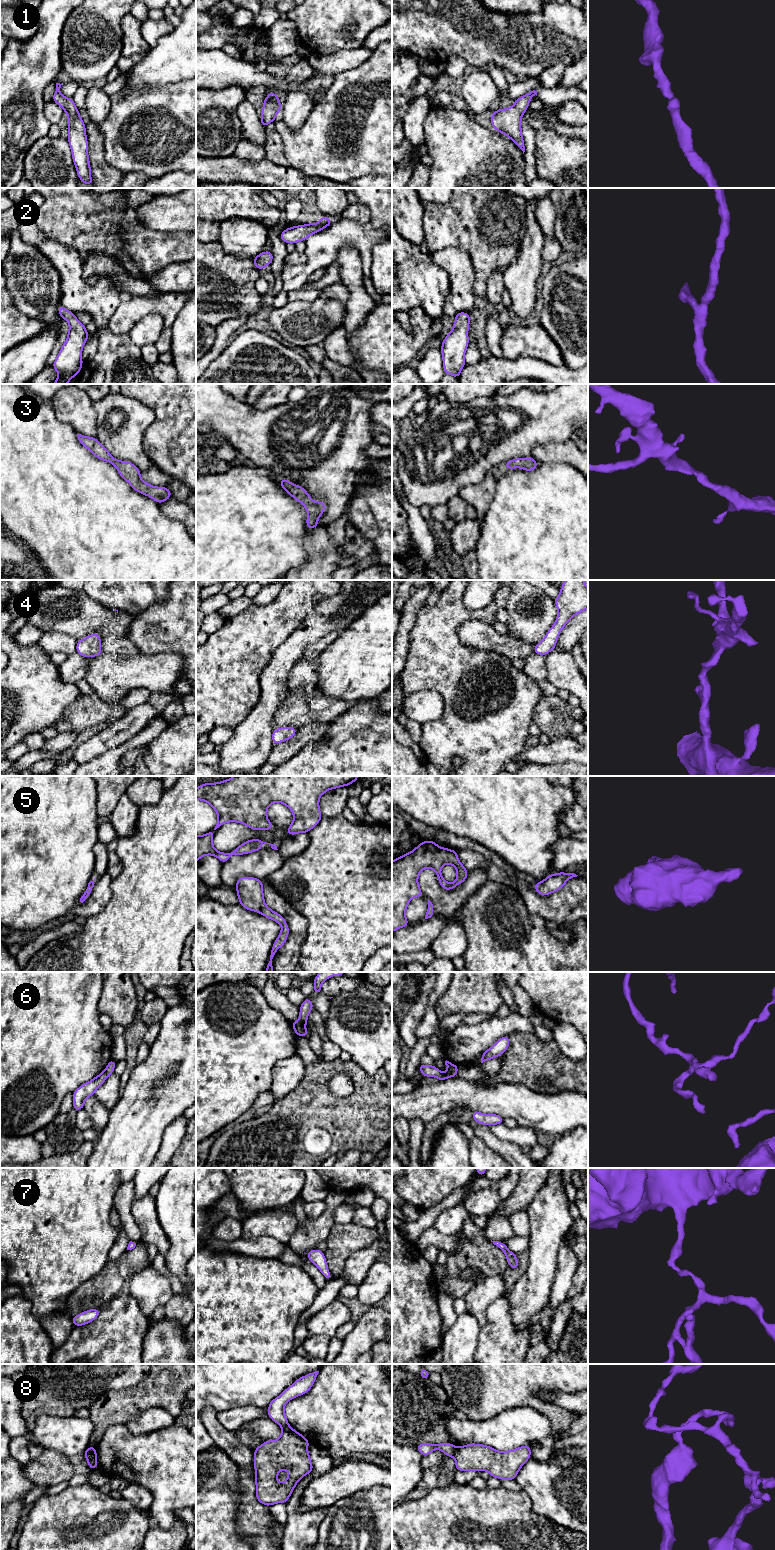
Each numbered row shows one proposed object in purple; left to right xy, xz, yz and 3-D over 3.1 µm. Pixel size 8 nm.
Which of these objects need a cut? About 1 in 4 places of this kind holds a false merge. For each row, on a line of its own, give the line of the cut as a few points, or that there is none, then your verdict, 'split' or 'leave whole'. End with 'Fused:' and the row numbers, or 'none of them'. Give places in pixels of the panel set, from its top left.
1: no cut; leave whole
2: no cut; leave whole
3: no cut; leave whole
4: no cut; leave whole
5: no cut; leave whole
6: cut in yz along (449, 1068), (453, 1076); split
7: no cut; leave whole
8: cut in yz along (455, 1447), (452, 1455); split
Fused: 6, 8

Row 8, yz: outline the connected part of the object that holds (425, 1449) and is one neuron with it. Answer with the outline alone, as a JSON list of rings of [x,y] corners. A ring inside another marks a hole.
[[[449,1442],[436,1444],[436,1445],[429,1443],[421,1443],[416,1445],[416,1448],[423,1456],[428,1456],[432,1451],[436,1449],[445,1453],[447,1457],[453,1456],[455,1452],[455,1446]]]

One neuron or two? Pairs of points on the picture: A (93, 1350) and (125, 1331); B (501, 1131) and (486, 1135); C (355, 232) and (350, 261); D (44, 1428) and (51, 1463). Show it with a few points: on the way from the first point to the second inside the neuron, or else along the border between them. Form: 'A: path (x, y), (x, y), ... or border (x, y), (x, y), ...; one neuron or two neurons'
A: path (101, 1350), (105, 1350), (117, 1338); one neuron
B: border (488, 1126), (499, 1138), (513, 1143); two neurons
C: border (332, 261), (350, 245), (362, 269); two neurons
D: border (43, 1448), (57, 1450), (69, 1458); two neurons

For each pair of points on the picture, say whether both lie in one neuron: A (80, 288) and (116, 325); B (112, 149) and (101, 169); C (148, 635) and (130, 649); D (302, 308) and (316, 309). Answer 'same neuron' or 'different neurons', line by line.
A: different neurons
B: different neurons
C: different neurons
D: same neuron

